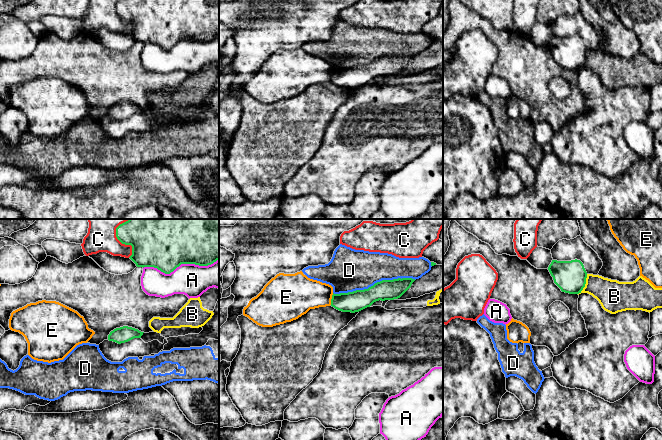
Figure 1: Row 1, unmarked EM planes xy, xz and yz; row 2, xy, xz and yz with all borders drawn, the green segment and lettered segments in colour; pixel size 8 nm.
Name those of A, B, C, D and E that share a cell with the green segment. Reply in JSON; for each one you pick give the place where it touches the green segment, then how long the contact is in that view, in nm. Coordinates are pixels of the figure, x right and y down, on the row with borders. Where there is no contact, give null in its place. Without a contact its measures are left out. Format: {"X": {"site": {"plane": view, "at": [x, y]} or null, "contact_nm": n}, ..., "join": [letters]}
{"join": []}

